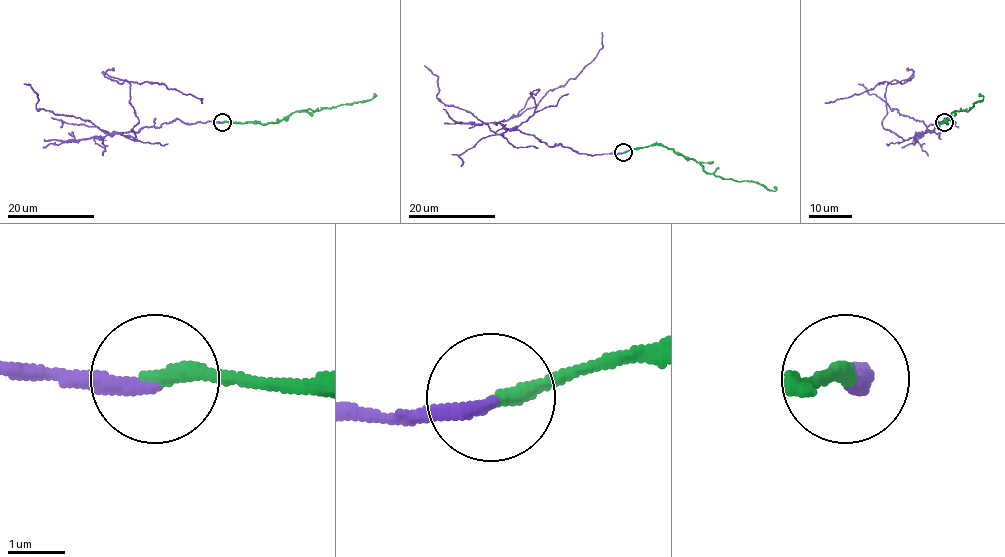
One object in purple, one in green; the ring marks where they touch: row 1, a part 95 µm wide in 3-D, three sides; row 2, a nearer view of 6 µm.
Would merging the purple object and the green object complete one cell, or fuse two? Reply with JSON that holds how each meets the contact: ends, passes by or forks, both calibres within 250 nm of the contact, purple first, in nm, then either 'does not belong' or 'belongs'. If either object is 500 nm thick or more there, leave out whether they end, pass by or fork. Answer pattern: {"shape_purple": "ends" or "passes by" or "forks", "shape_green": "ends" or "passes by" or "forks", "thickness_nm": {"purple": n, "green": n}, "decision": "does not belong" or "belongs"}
{"shape_purple": "ends", "shape_green": "ends", "thickness_nm": {"purple": 280, "green": 280}, "decision": "does not belong"}

